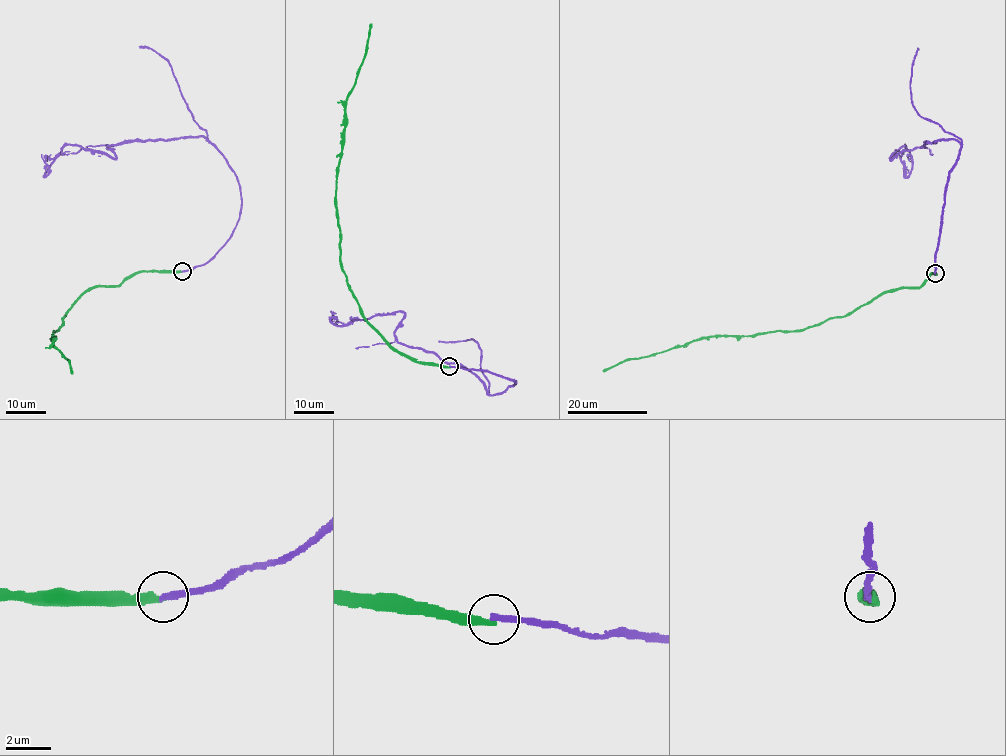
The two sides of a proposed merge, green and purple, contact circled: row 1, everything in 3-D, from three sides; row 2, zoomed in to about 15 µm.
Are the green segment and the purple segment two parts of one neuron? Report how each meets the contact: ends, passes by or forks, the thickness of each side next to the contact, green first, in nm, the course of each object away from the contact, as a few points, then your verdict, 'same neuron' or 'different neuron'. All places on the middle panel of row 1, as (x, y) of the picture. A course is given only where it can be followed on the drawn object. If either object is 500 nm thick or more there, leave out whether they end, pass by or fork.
green ends; purple ends; calibres 320 and 300 nm; course green (450, 367), (416, 363), (387, 342), (365, 318), (342, 268), (335, 185), (344, 107), (365, 52), (372, 23); course purple (450, 367), (517, 383), (490, 394), (465, 368), (403, 345), (395, 329), (402, 312), (336, 326), (331, 311); different neuron

